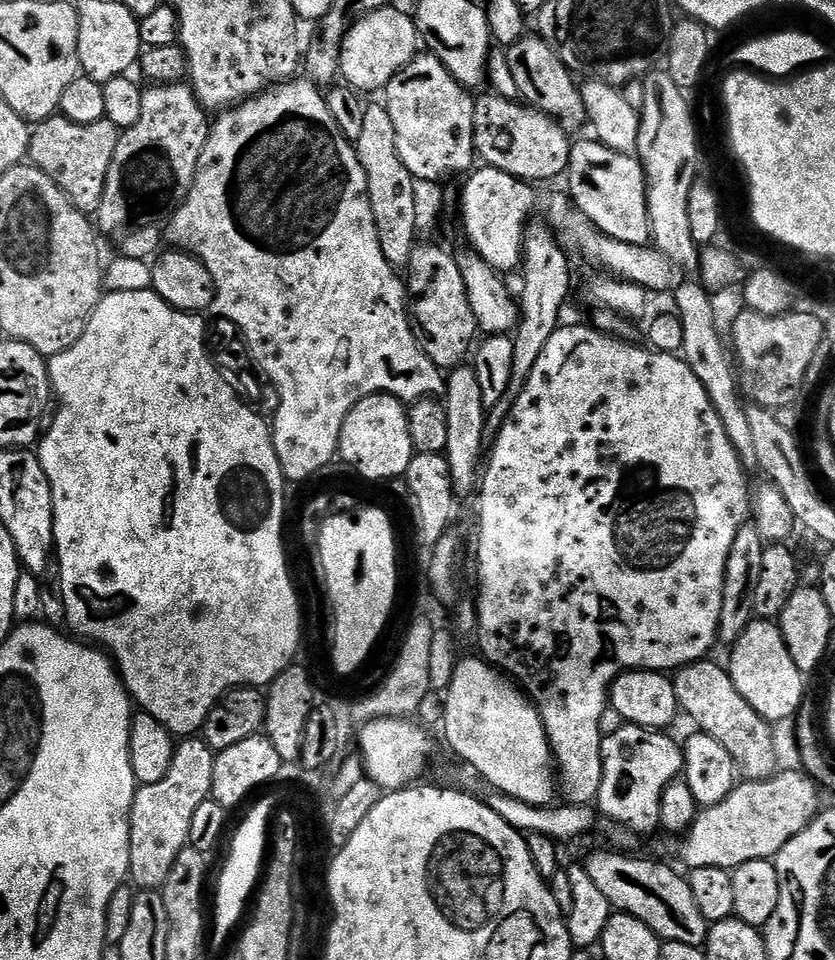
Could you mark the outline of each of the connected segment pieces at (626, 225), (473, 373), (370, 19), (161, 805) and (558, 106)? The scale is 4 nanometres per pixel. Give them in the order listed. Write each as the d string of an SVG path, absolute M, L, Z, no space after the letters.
M577 139L572 146L566 181L568 180L569 197L573 204L589 222L616 241L643 247L652 238L652 226L650 225L650 214L648 206L648 184L645 170L640 160L631 153L618 152L600 141L590 139Z
M461 366L459 368L451 369L450 375L446 380L446 397L448 396L448 400L446 399L446 407L448 409L448 450L447 450L447 458L448 465L450 466L450 470L452 471L452 487L456 490L457 497L464 498L464 496L468 496L472 491L477 491L478 488L478 473L482 468L482 460L480 464L480 451L484 448L484 415L486 415L486 409L484 406L484 385L480 383L480 377L475 369L472 366Z
M395 6L379 8L366 18L359 20L346 34L344 45L340 47L339 75L361 93L387 89L388 84L400 75L400 72L413 56L417 55L416 36L418 29L411 15L399 12Z
M184 738L179 741L180 749L170 756L168 773L157 784L143 785L137 791L136 801L132 807L132 867L130 880L140 890L160 890L168 880L172 868L176 864L178 854L190 844L190 826L194 822L194 814L198 806L212 795L212 779L216 756L211 748L200 738Z
M528 34L524 39L511 45L509 52L512 52L508 56L509 62L512 63L512 76L516 79L517 86L524 91L525 101L531 102L540 111L547 112L549 116L557 118L585 115L584 98L578 87L578 80L576 84L575 78L572 77L573 69L557 49L556 53L546 41Z

